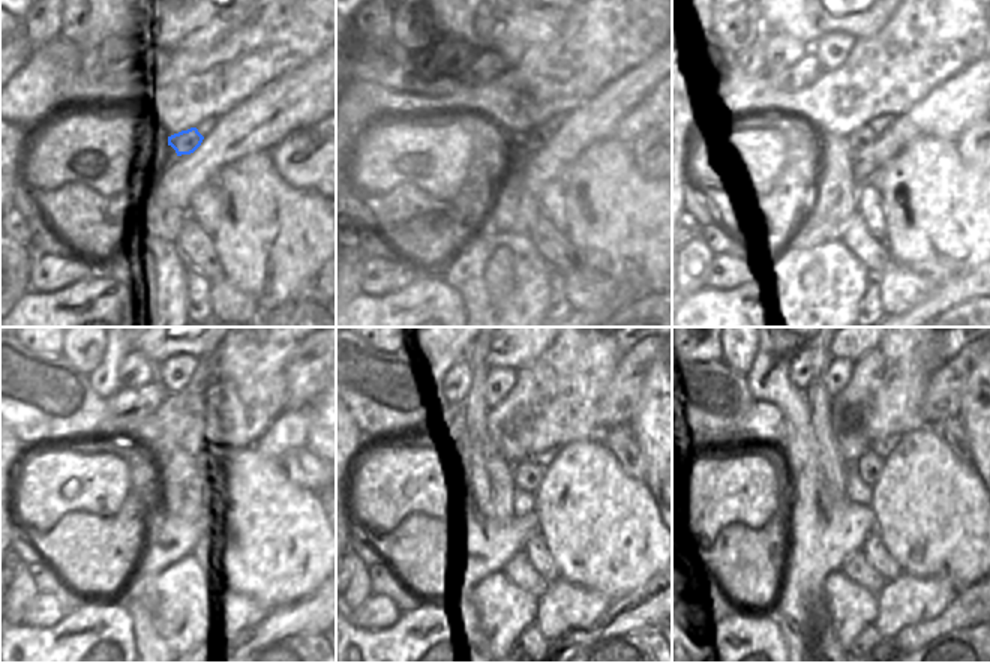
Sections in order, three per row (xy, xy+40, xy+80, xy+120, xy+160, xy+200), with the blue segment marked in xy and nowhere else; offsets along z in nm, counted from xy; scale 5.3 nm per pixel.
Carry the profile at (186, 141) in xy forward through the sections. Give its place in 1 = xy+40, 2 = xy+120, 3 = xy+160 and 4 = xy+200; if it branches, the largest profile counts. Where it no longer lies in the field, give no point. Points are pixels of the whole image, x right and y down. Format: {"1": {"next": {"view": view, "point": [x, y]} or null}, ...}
{"1": {"next": {"view": "xy+40", "point": [522, 141]}}, "2": {"next": {"view": "xy+120", "point": [194, 488]}}, "3": {"next": {"view": "xy+160", "point": [527, 474]}}, "4": {"next": {"view": "xy+200", "point": [869, 467]}}}

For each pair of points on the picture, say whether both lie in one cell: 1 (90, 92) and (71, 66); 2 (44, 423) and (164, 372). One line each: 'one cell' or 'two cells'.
1: one cell
2: two cells

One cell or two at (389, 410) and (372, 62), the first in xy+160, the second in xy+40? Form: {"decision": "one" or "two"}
{"decision": "one"}

